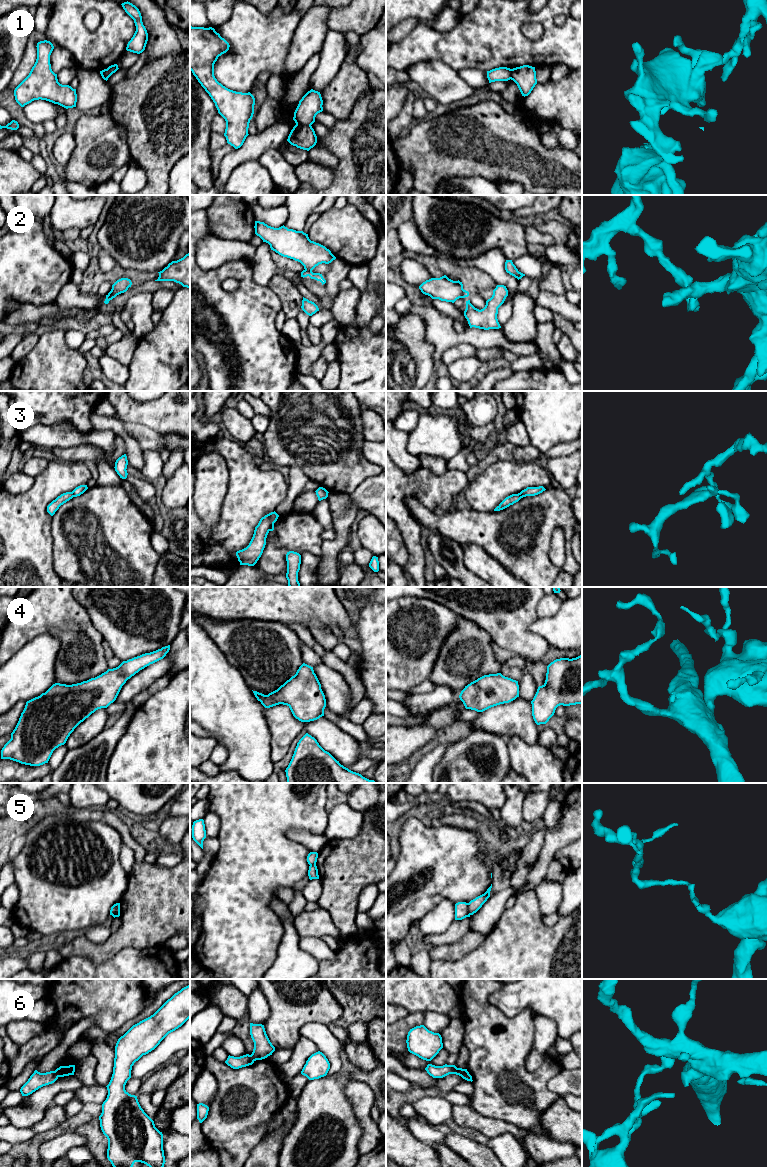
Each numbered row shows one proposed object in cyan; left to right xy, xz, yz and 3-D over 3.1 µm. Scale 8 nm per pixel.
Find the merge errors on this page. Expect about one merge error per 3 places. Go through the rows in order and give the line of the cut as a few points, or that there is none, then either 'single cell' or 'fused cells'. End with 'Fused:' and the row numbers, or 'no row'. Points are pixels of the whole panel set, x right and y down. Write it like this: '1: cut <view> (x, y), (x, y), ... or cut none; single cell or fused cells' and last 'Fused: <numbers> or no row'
1: cut xz (296, 123), (310, 126); fused cells
2: cut xy (111, 289), (116, 295); fused cells
3: cut xy (71, 492), (74, 496); fused cells
4: cut none; single cell
5: cut yz (467, 903), (467, 909), (470, 914); fused cells
6: cut xy (54, 1071), (57, 1077); fused cells
Fused: 1, 2, 3, 5, 6

